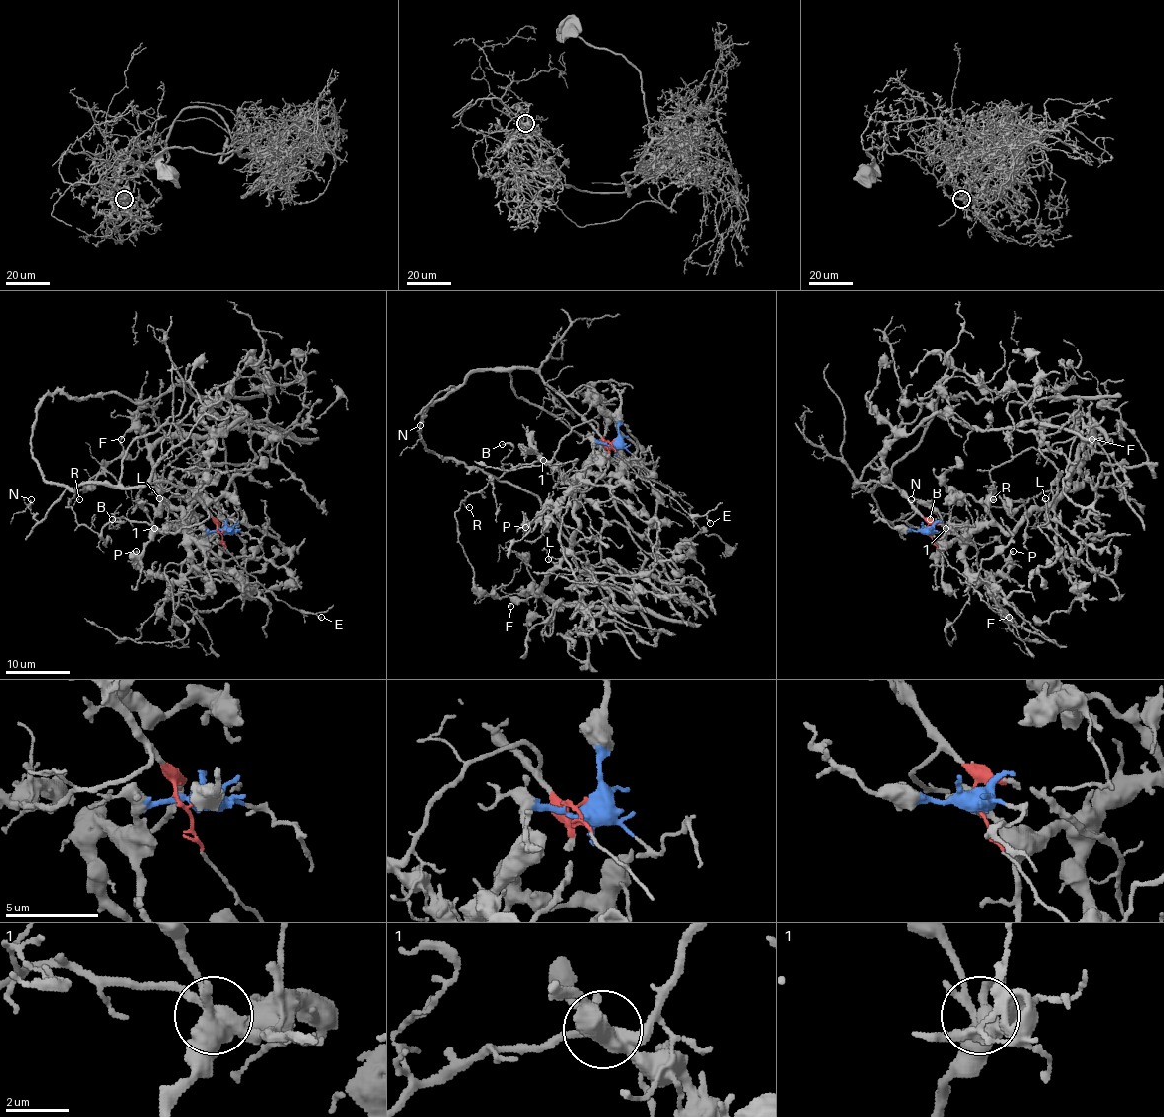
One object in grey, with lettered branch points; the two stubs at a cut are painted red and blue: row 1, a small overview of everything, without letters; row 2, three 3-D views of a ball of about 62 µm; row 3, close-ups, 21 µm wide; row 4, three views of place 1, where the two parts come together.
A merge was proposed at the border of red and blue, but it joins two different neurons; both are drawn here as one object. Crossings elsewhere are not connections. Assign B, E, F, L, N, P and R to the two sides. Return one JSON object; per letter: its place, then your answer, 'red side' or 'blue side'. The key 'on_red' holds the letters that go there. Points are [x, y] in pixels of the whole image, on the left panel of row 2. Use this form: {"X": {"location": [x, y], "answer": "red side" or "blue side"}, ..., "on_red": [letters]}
{"B": {"location": [112, 519], "answer": "red side"}, "E": {"location": [321, 617], "answer": "red side"}, "F": {"location": [121, 439], "answer": "blue side"}, "L": {"location": [159, 498], "answer": "blue side"}, "N": {"location": [31, 499], "answer": "red side"}, "P": {"location": [136, 551], "answer": "blue side"}, "R": {"location": [79, 499], "answer": "red side"}, "on_red": ["B", "E", "N", "R"]}

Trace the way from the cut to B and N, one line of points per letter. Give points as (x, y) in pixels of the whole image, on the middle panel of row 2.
B: (612, 441), (607, 442), (589, 420), (576, 425), (552, 457), (508, 470), (500, 462), (512, 447), (502, 444)
N: (612, 441), (607, 442), (530, 369), (476, 369), (462, 383), (443, 389), (428, 405), (420, 425)

